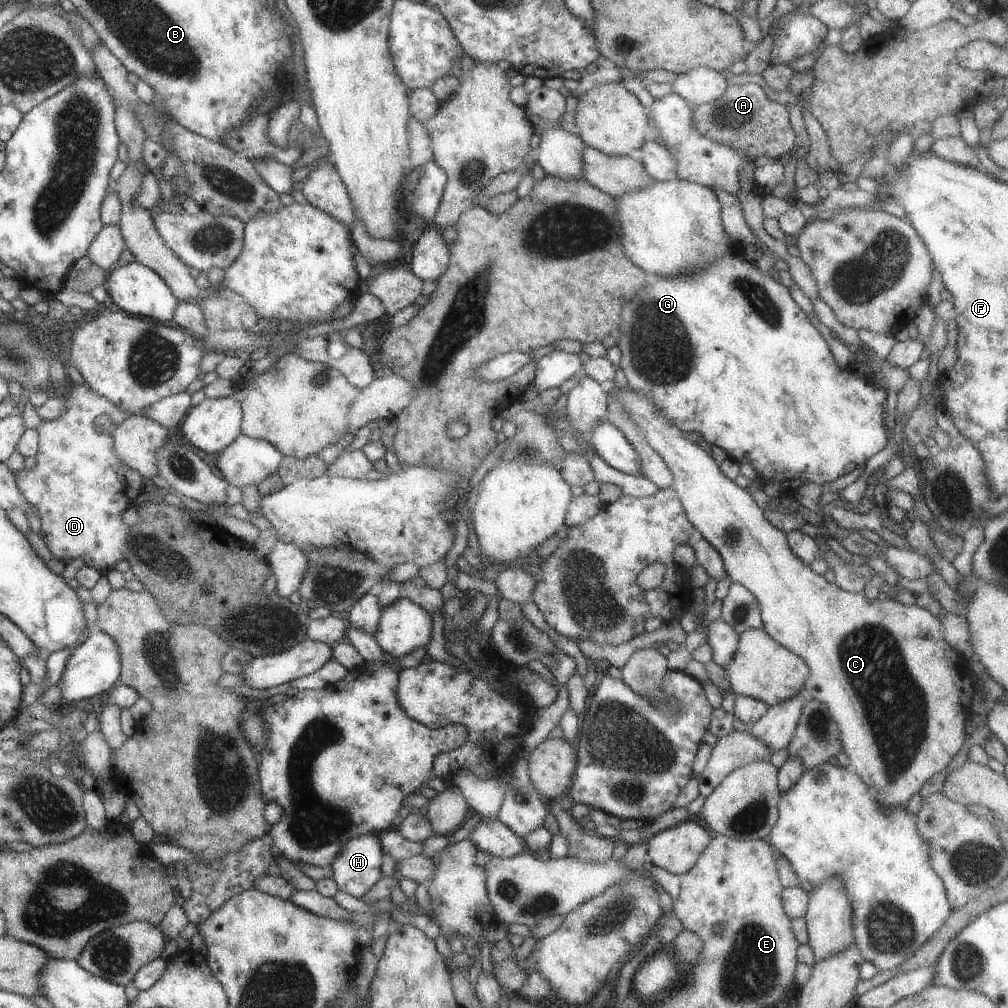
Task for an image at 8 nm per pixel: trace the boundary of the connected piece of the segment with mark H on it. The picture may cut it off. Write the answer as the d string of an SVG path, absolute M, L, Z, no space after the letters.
M374 833L348 838L330 862L331 878L345 894L360 898L381 877L382 852Z

